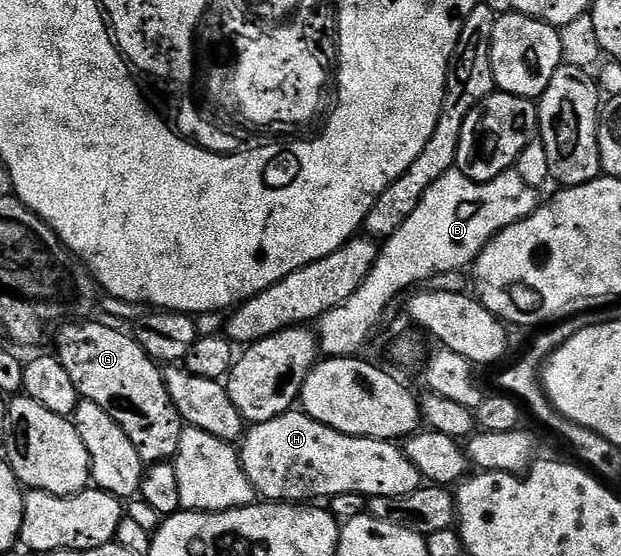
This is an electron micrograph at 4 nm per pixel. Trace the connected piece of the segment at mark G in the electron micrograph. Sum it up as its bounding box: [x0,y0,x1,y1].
[55,320,183,464]

